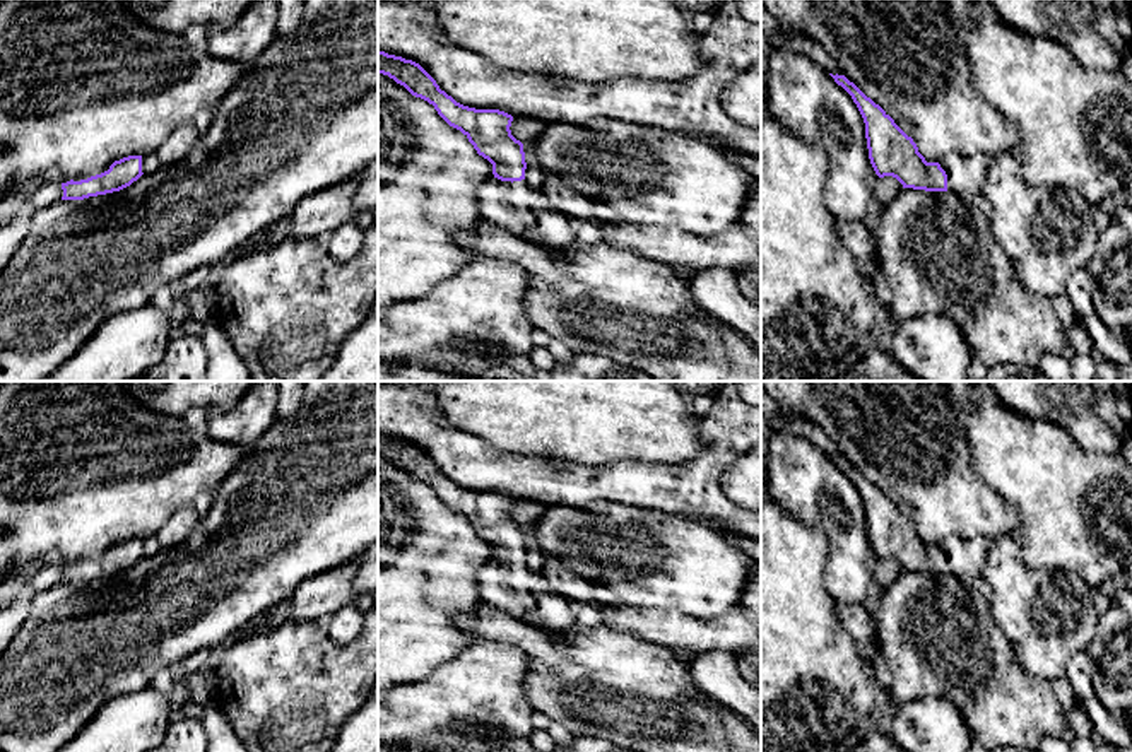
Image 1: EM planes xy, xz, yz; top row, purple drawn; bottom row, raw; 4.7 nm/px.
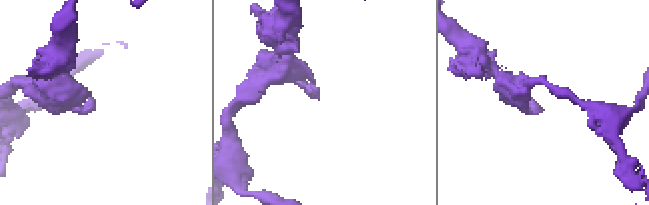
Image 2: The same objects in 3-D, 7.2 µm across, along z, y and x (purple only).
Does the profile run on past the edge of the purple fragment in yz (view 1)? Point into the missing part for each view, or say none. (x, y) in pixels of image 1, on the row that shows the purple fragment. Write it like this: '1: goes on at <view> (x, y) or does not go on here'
1: goes on at yz (965, 176)

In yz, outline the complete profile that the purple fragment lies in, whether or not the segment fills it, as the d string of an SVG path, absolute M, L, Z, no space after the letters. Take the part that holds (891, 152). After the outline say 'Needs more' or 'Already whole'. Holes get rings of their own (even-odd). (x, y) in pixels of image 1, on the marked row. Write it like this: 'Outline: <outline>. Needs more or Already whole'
Outline: M829 75L852 96L864 118L869 159L879 178L893 176L903 188L952 191L963 200L980 193L988 157L947 154L939 162L927 162L913 138L879 104L845 75Z. Needs more

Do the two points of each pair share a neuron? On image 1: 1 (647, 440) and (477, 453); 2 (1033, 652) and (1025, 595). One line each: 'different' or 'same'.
1: different
2: same

